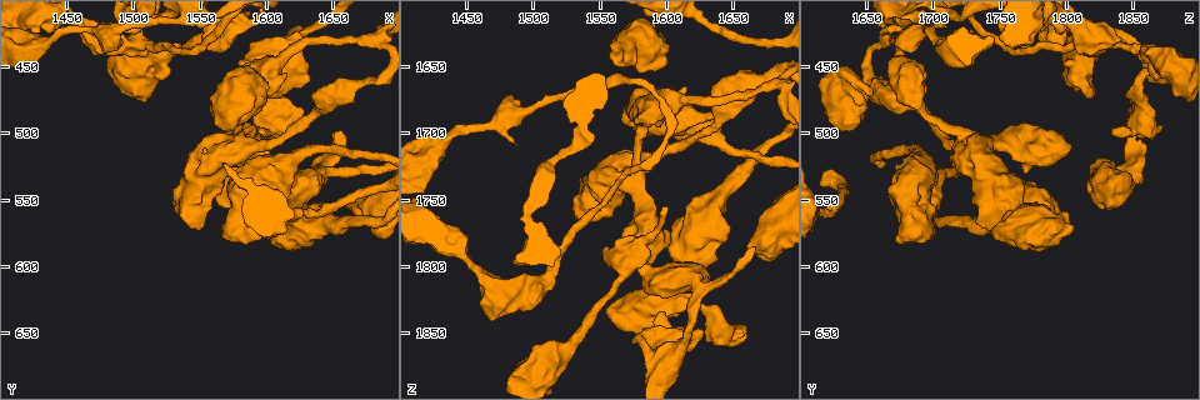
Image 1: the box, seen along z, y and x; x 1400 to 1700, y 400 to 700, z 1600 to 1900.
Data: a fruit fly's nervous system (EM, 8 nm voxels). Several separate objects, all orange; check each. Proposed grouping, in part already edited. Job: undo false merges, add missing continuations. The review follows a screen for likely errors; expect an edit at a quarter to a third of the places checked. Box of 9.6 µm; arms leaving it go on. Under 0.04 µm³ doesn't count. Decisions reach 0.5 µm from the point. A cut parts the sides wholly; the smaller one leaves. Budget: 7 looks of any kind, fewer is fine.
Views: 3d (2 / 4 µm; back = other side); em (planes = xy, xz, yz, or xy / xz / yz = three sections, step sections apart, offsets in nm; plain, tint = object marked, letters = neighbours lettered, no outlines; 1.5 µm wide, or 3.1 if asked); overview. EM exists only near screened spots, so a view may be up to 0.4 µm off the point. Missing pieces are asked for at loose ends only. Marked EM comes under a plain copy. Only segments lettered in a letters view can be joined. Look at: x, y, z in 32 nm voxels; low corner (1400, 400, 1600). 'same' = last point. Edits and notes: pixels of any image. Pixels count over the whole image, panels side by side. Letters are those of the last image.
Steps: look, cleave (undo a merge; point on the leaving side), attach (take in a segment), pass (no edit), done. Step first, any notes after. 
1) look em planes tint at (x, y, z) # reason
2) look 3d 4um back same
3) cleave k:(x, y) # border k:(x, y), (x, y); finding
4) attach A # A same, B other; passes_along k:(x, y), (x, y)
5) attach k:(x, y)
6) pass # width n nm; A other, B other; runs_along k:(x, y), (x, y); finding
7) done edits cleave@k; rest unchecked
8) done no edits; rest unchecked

look 3d 4um at (1534, 560, 1760) # thick end

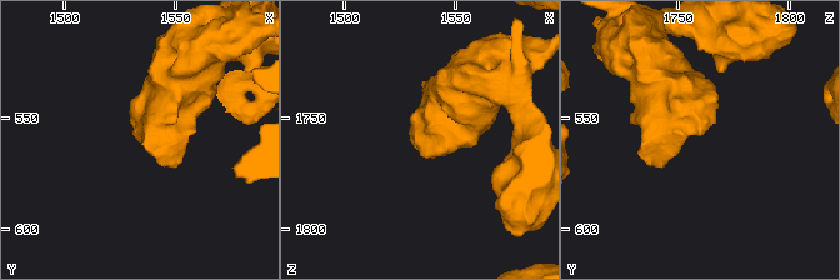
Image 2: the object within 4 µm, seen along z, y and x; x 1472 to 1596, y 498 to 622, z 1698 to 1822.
look em planes letters at (1534, 559, 1760) # now the EM

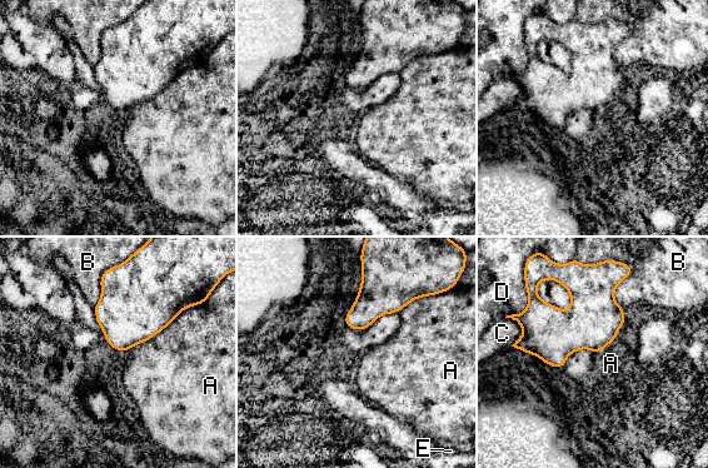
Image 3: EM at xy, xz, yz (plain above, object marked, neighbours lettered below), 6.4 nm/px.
pass # longest_contact A 500 nm; A other, B other, C other, D other, E other; no lettered segment goes on from it

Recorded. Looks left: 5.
look em xy step 4 letters at (1580, 480, 1620) # stops while still wide

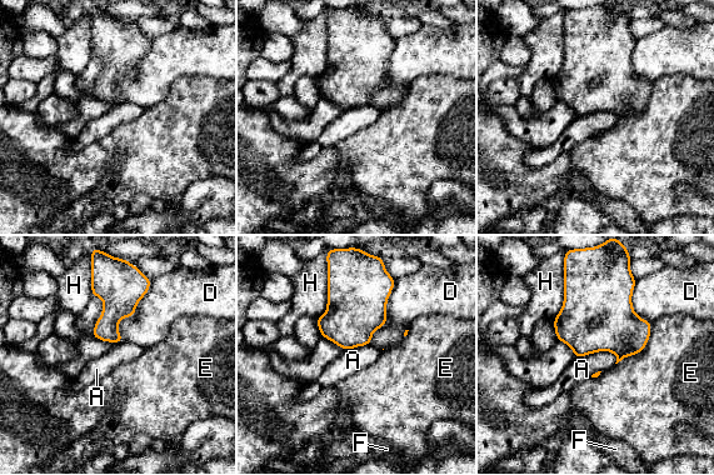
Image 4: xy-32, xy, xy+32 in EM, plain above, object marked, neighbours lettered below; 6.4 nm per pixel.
pass # A other, D other, E other, F other, H other; no lettered segment goes on from it

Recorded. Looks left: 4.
look em xy step 4 tint at (1570, 438, 1790) # branch stops here

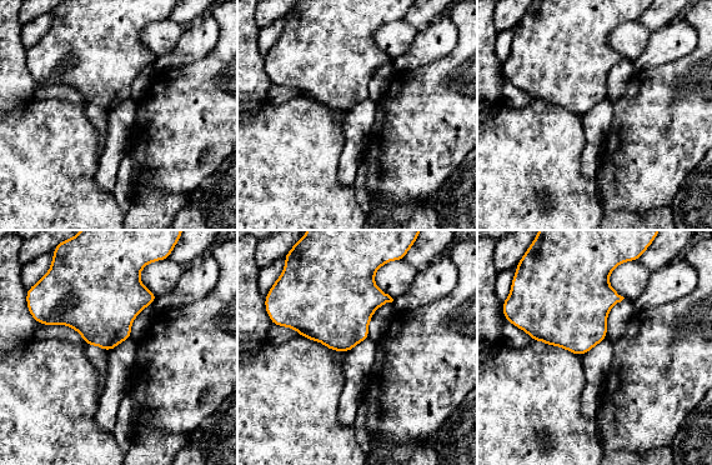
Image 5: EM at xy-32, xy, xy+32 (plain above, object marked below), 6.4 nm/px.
look em xz step 8 letters same # cut it another way

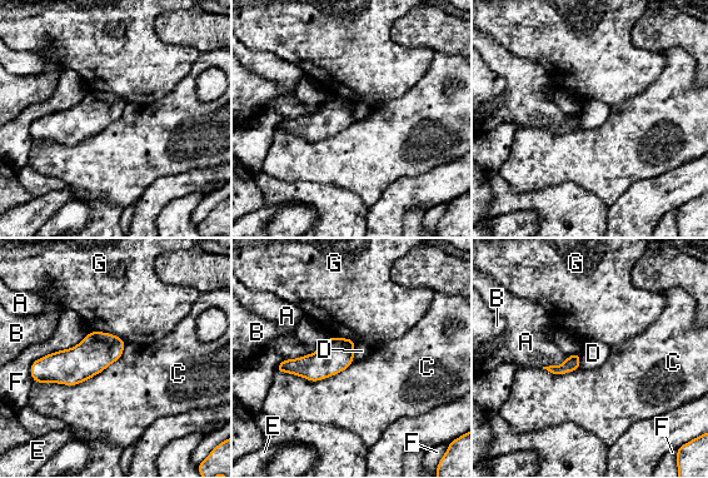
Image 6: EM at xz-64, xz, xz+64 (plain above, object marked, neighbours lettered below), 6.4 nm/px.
pass # A other, B other, C other, D other, E other, F other, G other; border 6:(357, 343), (353, 362); no lettered segment goes on from it

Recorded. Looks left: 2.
done no edits; rest unchecked

